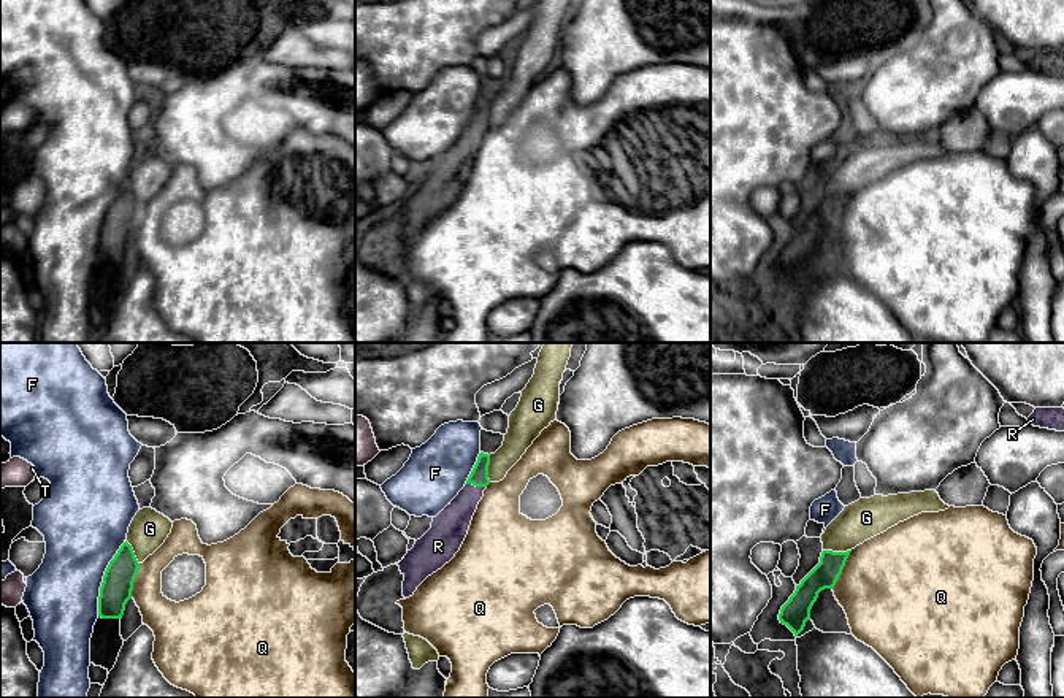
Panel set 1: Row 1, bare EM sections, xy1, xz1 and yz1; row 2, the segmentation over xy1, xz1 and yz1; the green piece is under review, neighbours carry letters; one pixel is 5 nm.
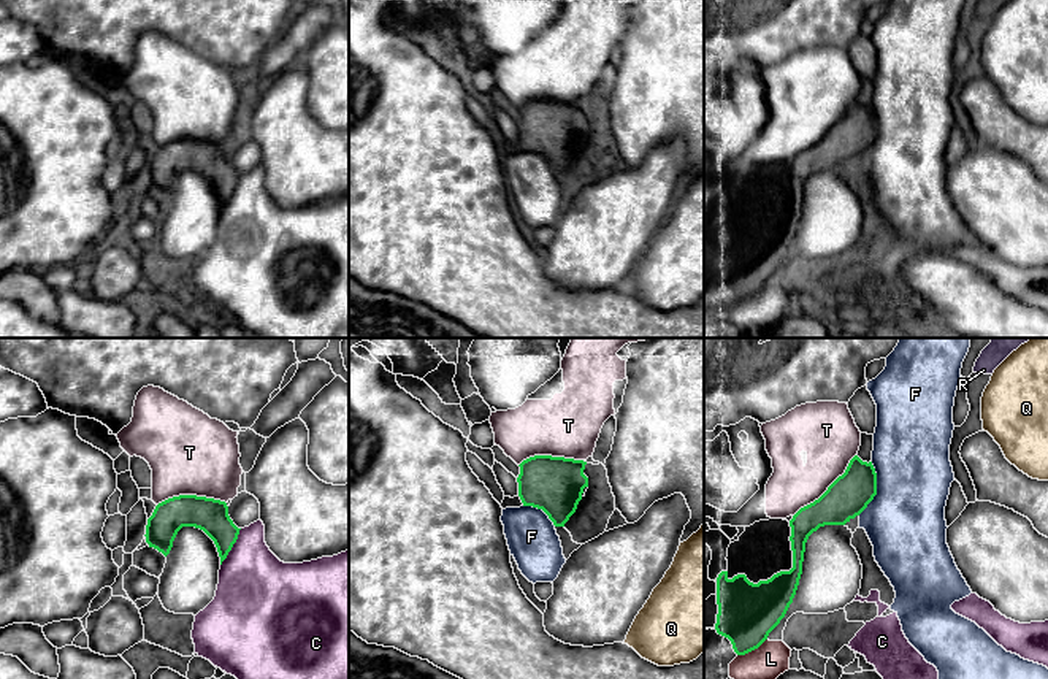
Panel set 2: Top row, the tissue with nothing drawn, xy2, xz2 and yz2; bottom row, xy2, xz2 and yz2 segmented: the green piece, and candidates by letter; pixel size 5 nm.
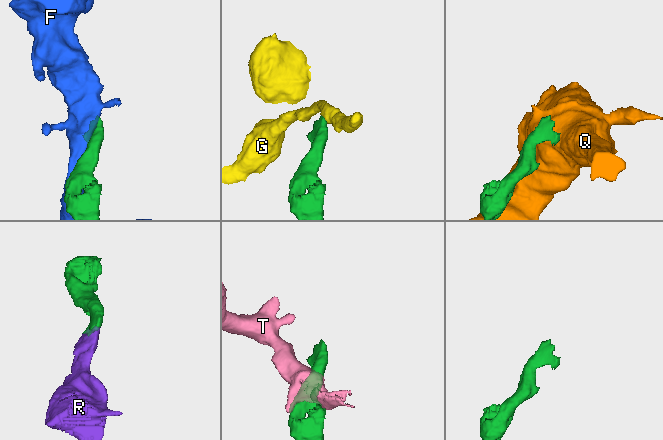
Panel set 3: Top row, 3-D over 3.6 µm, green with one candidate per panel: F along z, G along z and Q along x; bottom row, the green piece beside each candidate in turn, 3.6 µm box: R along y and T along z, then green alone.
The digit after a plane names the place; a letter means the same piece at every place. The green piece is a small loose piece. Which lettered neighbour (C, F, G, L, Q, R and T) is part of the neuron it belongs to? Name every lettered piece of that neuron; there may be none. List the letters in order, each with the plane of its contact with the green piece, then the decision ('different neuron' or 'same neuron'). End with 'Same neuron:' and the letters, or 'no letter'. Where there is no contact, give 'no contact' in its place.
C: contact in xy2; different neuron
F: contact in xy1; different neuron
G: contact in yz1; different neuron
L: contact in yz2; different neuron
Q: contact in yz1; different neuron
R: contact in xz1; same neuron
T: contact in yz2; different neuron
Same neuron: R

